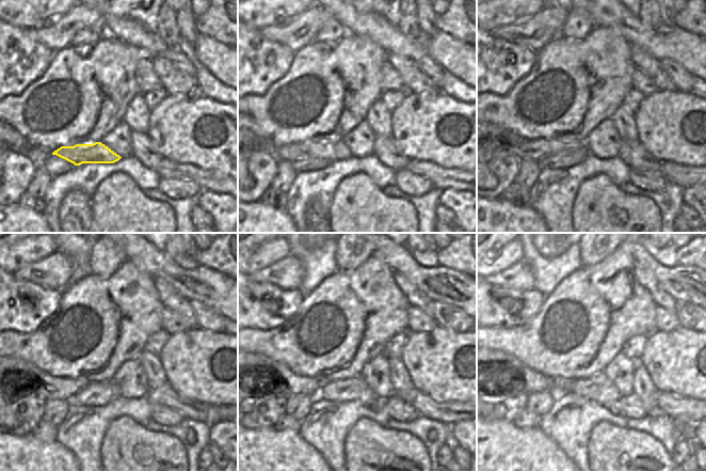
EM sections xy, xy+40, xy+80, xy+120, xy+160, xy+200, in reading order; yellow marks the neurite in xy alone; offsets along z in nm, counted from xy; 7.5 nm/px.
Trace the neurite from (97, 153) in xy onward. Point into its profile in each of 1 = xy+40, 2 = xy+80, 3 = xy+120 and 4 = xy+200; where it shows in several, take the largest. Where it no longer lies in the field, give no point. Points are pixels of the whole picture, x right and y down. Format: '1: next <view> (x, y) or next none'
1: next xy+40 (332, 152)
2: next xy+80 (534, 150)
3: next xy+120 (63, 388)
4: next xy+200 (532, 381)

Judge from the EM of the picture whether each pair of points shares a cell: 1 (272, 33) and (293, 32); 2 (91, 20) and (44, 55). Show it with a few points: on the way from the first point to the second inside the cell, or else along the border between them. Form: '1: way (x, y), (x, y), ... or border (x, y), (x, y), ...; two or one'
1: way (277, 33), (288, 33); one
2: border (29, 36), (53, 51); two

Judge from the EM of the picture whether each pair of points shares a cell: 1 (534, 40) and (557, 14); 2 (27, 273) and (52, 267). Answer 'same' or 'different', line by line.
1: same
2: same

